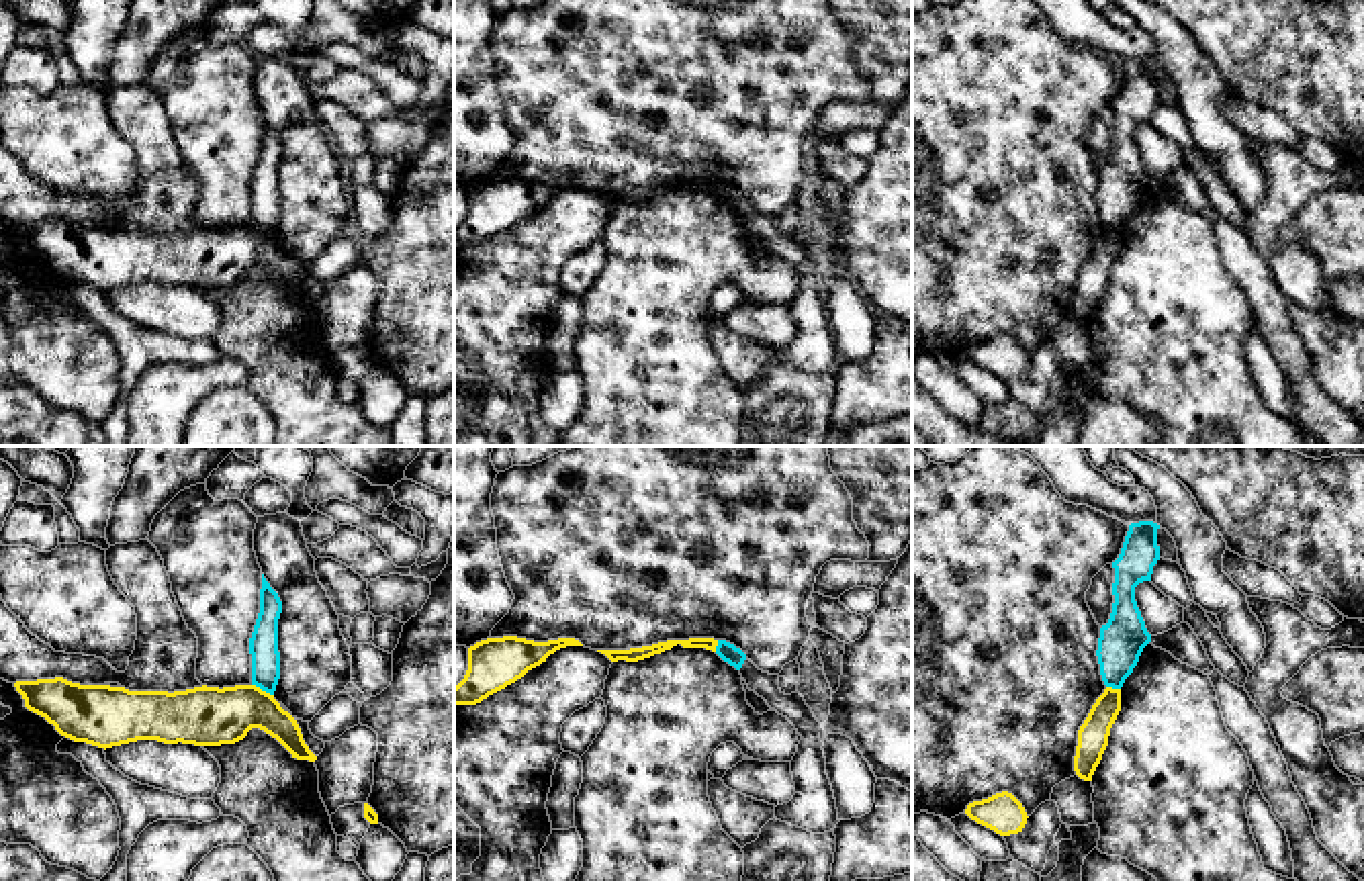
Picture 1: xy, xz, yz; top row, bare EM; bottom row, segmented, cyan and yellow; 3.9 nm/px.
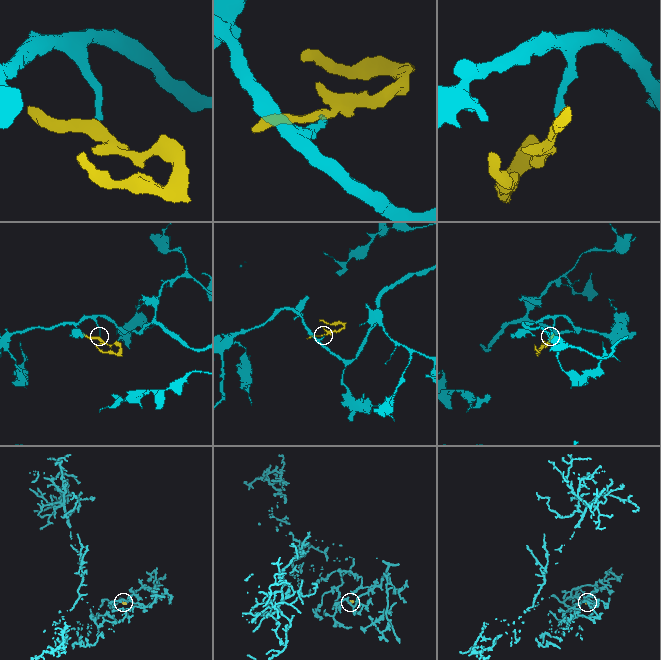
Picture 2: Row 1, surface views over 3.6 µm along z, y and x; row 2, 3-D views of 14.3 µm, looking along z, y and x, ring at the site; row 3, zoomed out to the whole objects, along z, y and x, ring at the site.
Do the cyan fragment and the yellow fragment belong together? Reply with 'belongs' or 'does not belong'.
does not belong

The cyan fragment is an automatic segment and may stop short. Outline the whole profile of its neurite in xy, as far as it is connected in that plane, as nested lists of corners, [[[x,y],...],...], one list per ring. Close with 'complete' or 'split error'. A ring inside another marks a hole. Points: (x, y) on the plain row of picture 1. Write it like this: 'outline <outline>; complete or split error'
outline [[[262,117],[260,155],[249,180],[252,227],[274,237],[280,221],[278,161],[282,143]]]; complete

